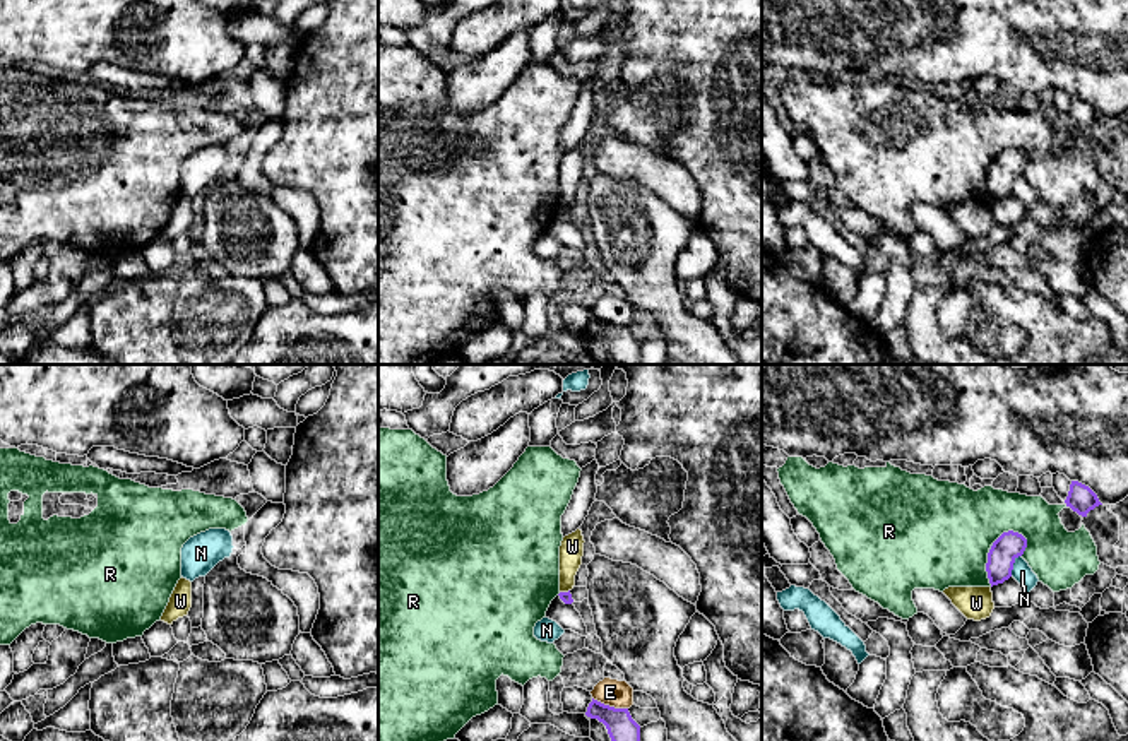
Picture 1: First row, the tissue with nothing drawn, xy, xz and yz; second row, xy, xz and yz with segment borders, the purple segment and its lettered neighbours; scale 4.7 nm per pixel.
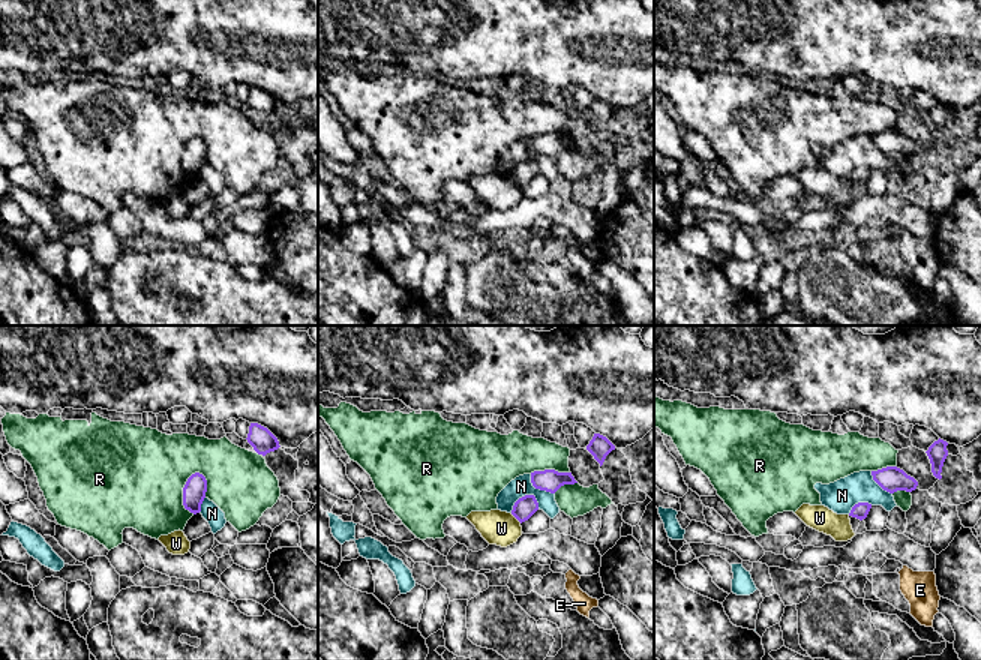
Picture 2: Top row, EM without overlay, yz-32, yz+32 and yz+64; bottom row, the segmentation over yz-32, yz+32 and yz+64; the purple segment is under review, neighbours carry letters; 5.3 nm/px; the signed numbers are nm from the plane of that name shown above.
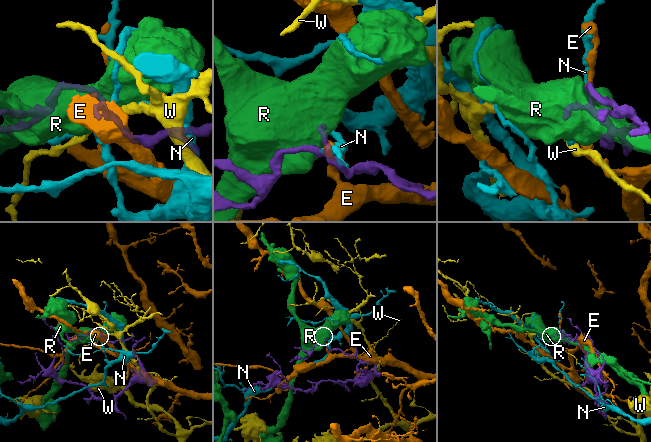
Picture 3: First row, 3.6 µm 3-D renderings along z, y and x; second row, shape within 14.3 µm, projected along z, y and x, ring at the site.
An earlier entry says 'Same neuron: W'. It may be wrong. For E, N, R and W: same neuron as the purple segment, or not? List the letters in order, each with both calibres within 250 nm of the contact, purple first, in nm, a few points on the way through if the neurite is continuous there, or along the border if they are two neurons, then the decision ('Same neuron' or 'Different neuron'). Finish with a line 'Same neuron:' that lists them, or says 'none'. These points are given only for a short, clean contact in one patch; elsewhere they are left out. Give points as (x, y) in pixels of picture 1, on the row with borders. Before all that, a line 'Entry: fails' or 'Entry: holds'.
Entry: fails
E: Thickness 130 nm (purple) against 130 nm. Different neuron
N: Thickness 130 nm (purple) against 90 nm. Boundary: yz (1021, 555), (1010, 575). Different neuron
R: Thickness 130 nm (purple) against 380 nm. Different neuron
W: Thickness 50 nm (purple) against 110 nm. Boundary: xz (569, 589), (560, 592). Different neuron
Same neuron: none

